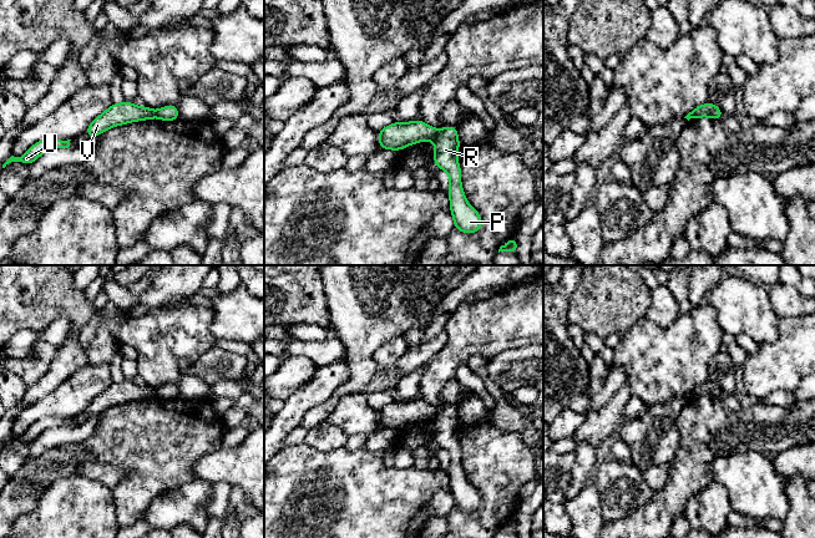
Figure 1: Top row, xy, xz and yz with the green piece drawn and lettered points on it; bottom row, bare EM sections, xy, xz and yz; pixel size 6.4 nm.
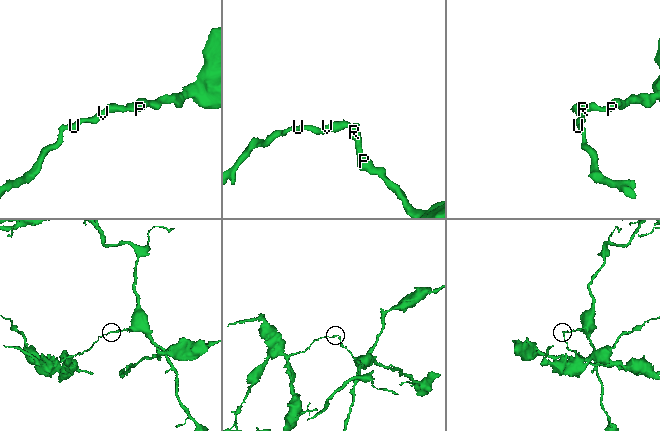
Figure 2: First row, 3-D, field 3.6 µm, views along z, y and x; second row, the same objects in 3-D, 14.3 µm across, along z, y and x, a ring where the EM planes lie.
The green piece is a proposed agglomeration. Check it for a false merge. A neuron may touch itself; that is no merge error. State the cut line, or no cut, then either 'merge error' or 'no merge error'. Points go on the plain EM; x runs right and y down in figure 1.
xz (438, 410), (431, 419) | merge error

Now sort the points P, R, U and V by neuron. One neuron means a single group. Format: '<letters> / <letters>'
P R / U V

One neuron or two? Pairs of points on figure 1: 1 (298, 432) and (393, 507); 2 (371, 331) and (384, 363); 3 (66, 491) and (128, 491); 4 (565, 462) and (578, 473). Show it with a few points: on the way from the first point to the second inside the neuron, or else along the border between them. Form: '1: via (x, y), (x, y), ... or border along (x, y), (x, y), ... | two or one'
1: border along (304, 441), (297, 445), (283, 446) | two
2: border along (403, 334), (375, 351), (374, 361), (380, 370) | two
3: border along (111, 490), (117, 519) | two
4: border along (575, 453), (571, 481), (562, 491) | two

